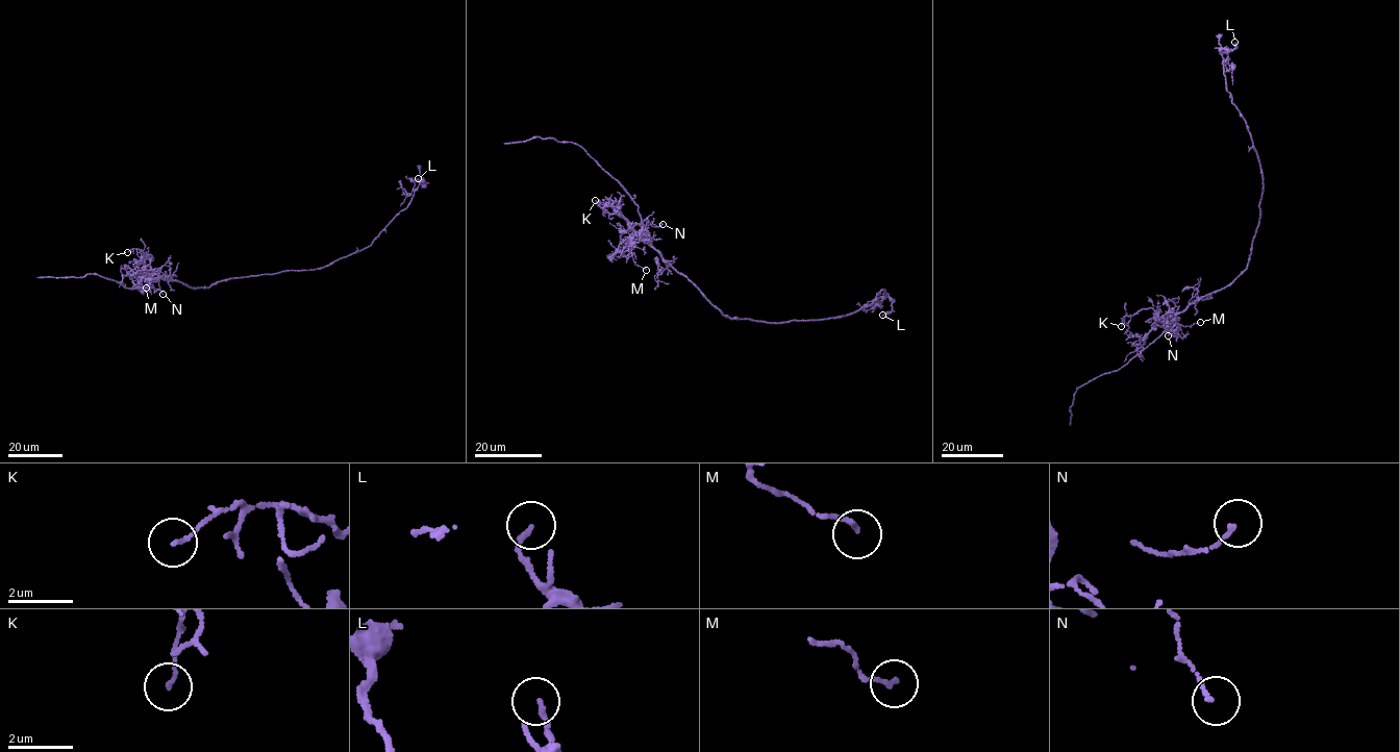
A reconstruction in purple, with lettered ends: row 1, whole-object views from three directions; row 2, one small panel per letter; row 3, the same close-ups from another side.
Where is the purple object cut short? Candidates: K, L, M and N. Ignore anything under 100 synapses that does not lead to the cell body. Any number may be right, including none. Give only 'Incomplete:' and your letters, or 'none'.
Incomplete: none

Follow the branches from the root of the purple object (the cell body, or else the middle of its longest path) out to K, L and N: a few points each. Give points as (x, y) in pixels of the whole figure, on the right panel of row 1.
K: (1248, 257), (1246, 268), (1228, 285), (1191, 304), (1172, 320), (1158, 321), (1149, 307), (1125, 316), (1121, 326)
L: (1248, 257), (1260, 217), (1264, 179), (1250, 132), (1225, 85), (1221, 51), (1231, 51), (1235, 48), (1234, 42)
N: (1248, 257), (1246, 268), (1228, 285), (1191, 304), (1169, 325), (1154, 323), (1167, 330), (1168, 335)

